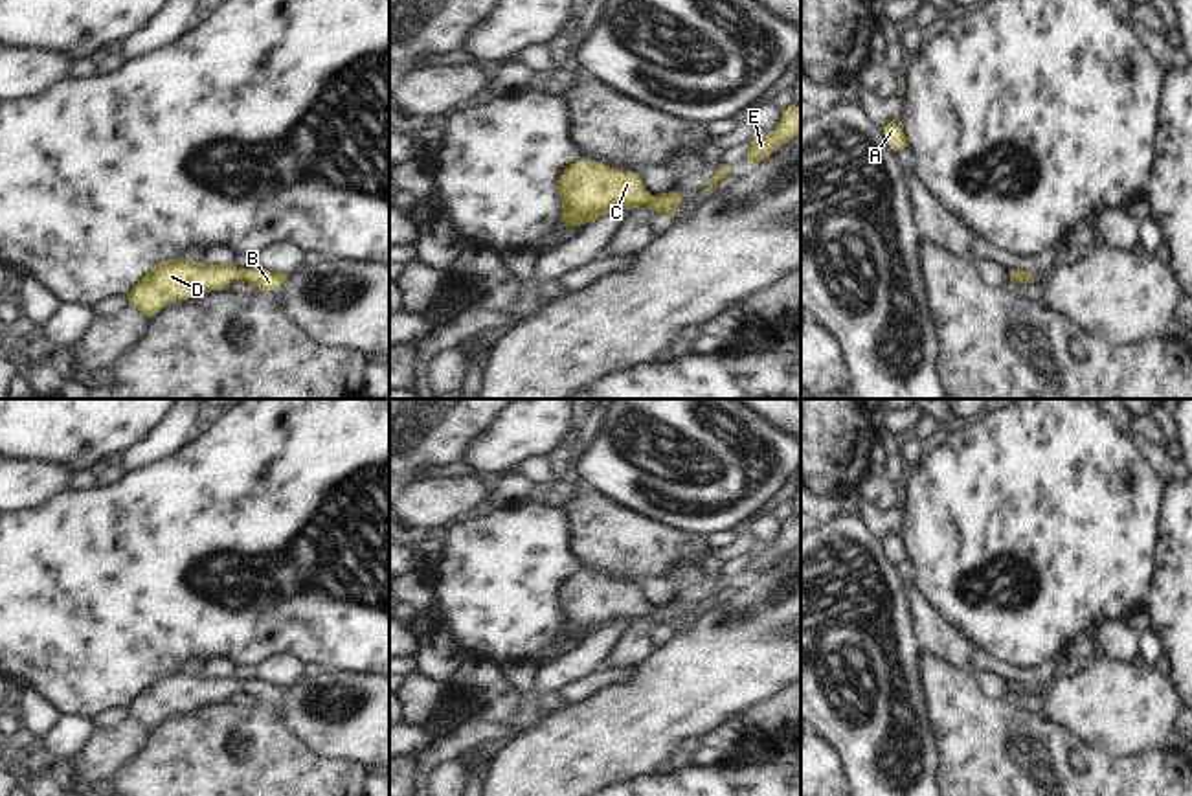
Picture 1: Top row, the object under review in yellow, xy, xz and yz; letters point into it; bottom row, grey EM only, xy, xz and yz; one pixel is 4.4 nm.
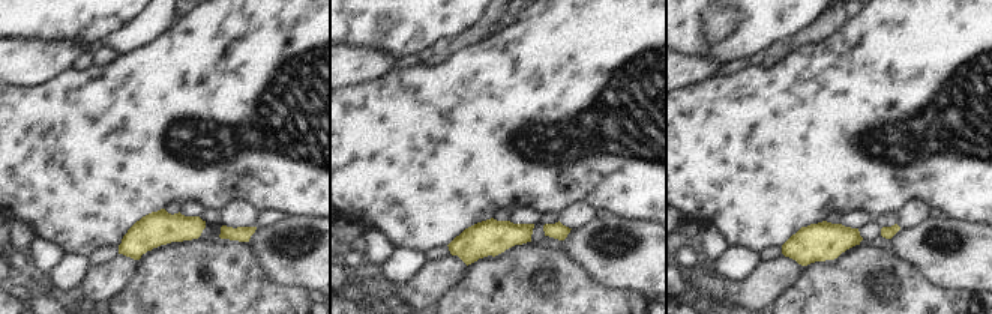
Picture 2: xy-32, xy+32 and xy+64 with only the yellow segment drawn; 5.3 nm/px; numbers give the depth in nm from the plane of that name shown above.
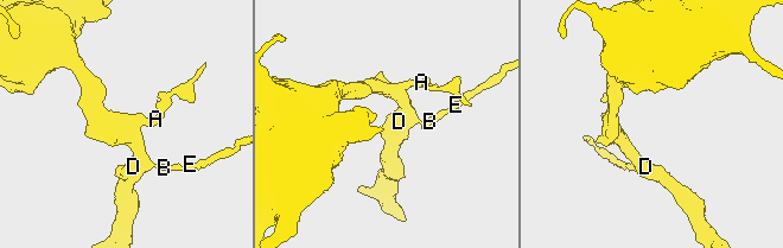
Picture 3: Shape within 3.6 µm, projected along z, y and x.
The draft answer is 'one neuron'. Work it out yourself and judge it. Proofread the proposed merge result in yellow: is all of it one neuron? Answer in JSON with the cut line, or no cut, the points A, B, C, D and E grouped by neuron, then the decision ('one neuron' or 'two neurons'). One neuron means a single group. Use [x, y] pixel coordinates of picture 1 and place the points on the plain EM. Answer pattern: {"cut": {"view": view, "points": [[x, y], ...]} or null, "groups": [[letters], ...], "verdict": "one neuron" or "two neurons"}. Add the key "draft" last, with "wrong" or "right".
{"cut": null, "groups": [["A", "B", "C", "D", "E"]], "verdict": "one neuron", "draft": "right"}

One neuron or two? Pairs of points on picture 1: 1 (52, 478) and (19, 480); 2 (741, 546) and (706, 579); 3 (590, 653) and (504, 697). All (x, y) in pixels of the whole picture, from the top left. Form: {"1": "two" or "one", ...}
{"1": "one", "2": "one", "3": "two"}

